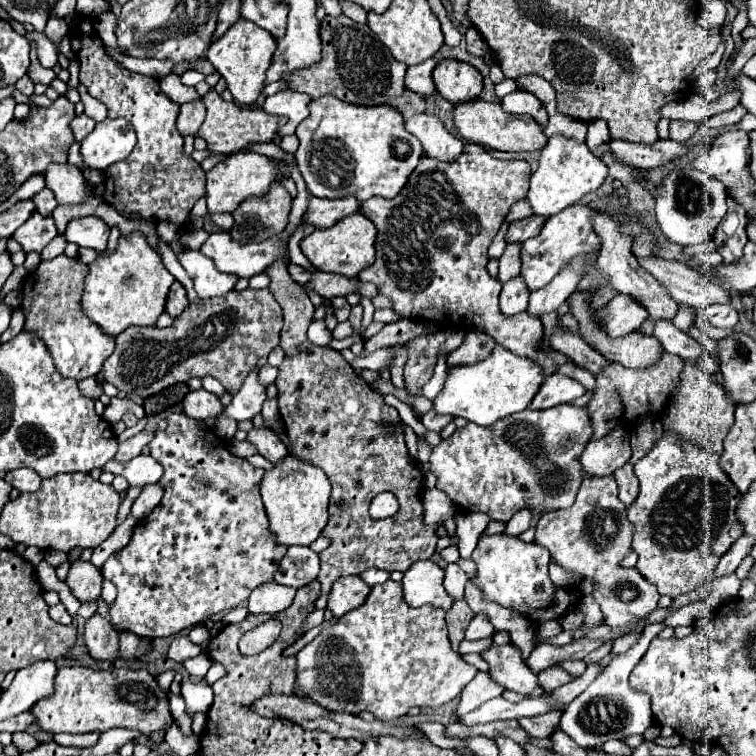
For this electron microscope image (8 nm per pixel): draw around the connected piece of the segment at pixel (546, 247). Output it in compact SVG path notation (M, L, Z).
M580 204L568 206L566 210L550 216L550 220L546 220L546 224L538 236L534 236L522 244L522 276L530 290L544 288L544 284L548 284L558 274L558 270L564 264L568 264L568 260L574 258L576 254L594 252L600 248L600 240L590 224L590 216L594 212L596 210L592 210L588 206L580 206Z

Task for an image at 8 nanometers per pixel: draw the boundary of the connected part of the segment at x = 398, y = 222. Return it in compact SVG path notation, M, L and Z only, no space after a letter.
M466 144L464 152L452 162L434 160L426 154L420 156L418 166L410 174L406 186L392 200L374 196L362 204L362 212L368 220L374 222L378 230L376 238L376 260L370 268L362 270L360 280L376 284L378 292L390 298L392 308L402 318L416 318L438 328L482 328L498 340L500 346L510 350L516 356L530 358L542 366L544 376L556 374L562 364L568 362L568 356L556 350L544 350L542 338L544 328L540 318L520 312L506 316L500 312L500 280L490 276L486 270L488 264L488 246L496 236L504 216L510 206L524 198L530 186L530 164L526 160L498 160L492 158L488 150L478 144Z

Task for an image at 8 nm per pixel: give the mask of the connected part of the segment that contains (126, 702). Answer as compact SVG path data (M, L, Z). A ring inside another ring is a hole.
M84 666L58 668L54 678L54 692L30 708L38 726L44 732L106 732L110 728L130 728L142 734L152 734L172 724L170 706L164 694L160 694L156 678L146 670L92 670Z

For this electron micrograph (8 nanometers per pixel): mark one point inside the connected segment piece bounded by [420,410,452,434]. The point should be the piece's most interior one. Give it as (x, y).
(432, 421)

